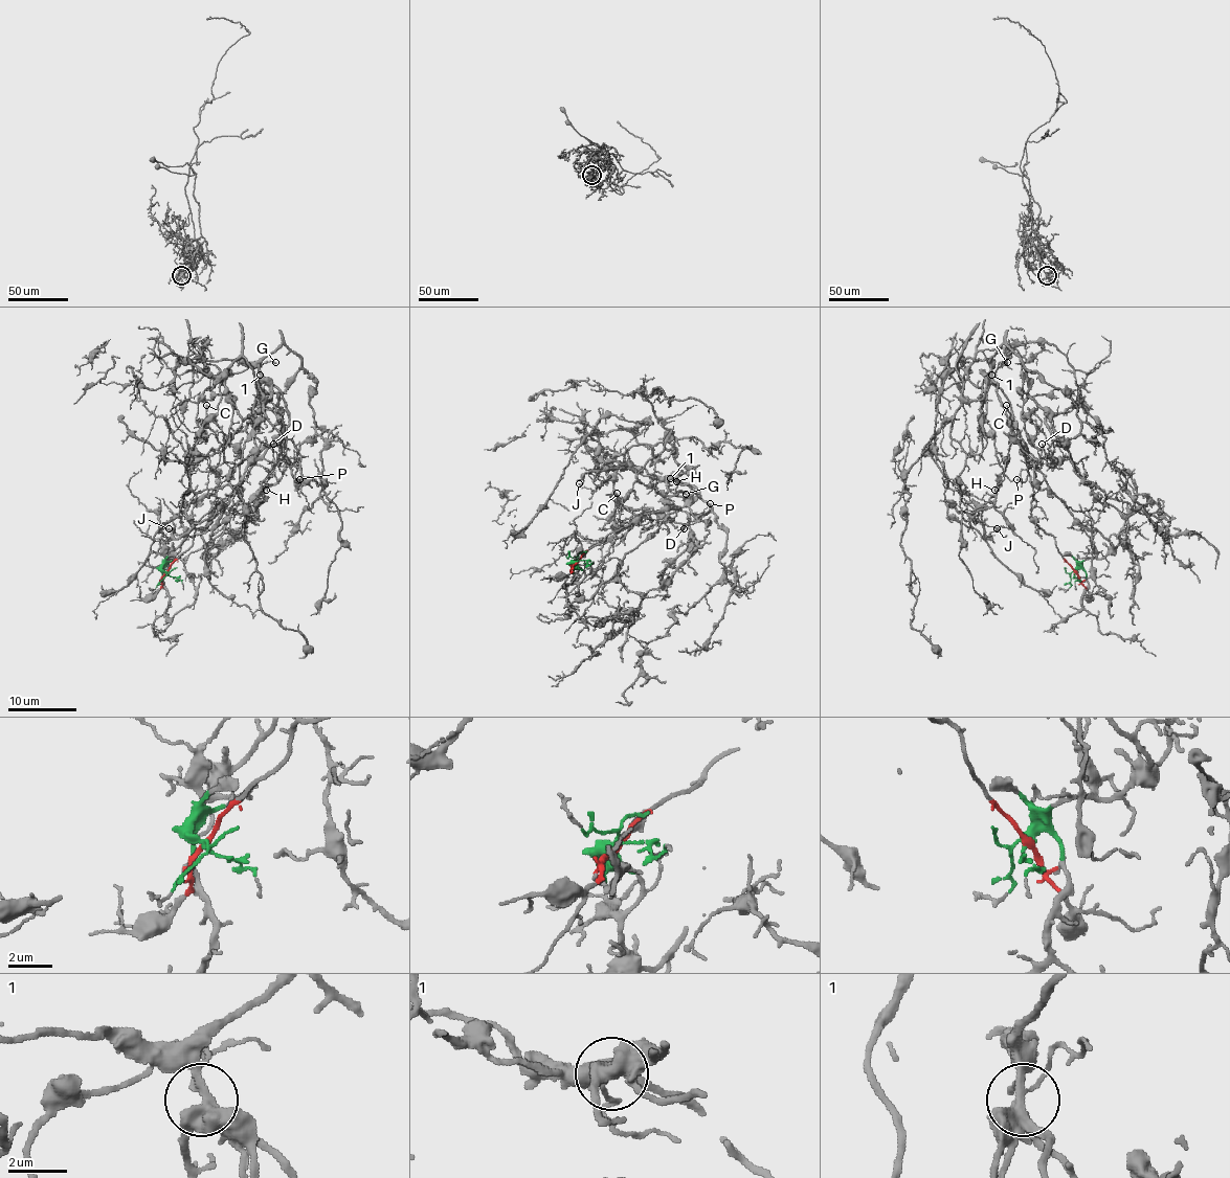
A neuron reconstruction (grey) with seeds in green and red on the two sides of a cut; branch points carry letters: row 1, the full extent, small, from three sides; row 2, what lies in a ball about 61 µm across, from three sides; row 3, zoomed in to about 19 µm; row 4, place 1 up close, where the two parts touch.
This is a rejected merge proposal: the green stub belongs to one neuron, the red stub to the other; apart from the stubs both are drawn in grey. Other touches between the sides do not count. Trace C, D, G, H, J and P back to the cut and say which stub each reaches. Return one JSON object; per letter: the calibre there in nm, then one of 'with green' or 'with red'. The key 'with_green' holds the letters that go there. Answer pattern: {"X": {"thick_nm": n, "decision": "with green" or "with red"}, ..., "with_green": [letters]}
{"C": {"thick_nm": 140, "decision": "with red"}, "D": {"thick_nm": 130, "decision": "with green"}, "G": {"thick_nm": 120, "decision": "with red"}, "H": {"thick_nm": 130, "decision": "with green"}, "J": {"thick_nm": 170, "decision": "with green"}, "P": {"thick_nm": 110, "decision": "with green"}, "with_green": ["D", "H", "J", "P"]}

